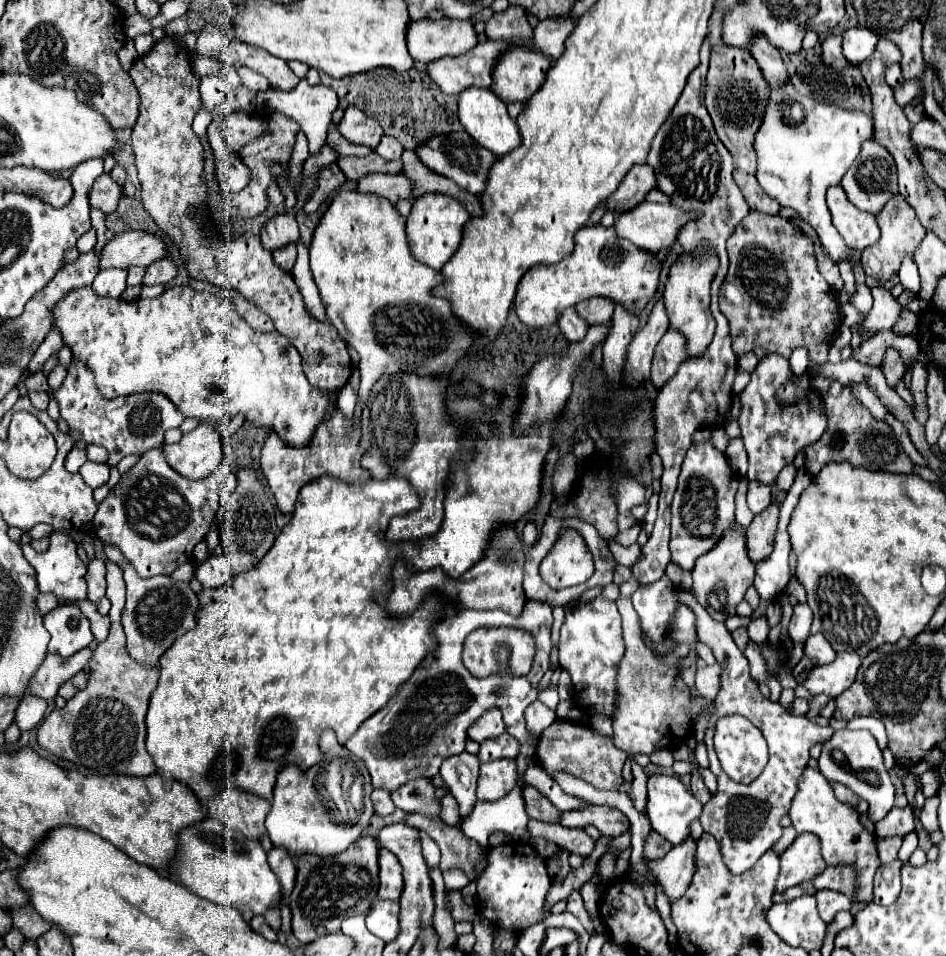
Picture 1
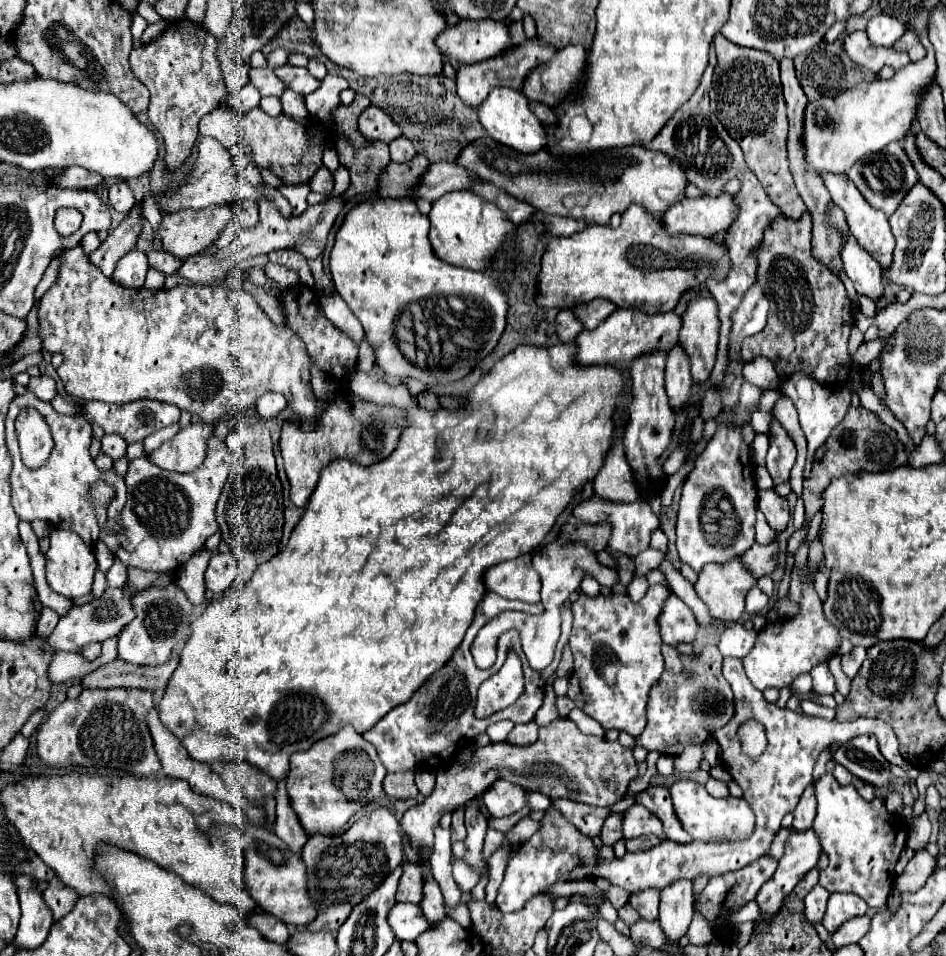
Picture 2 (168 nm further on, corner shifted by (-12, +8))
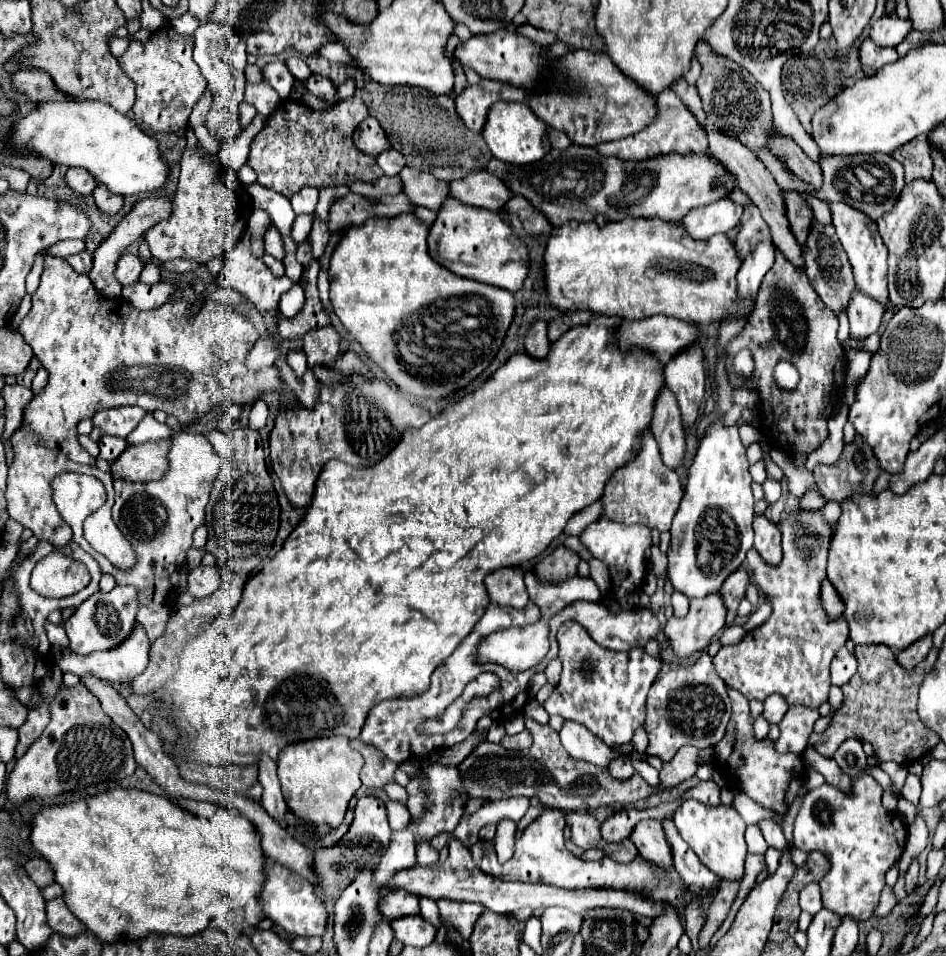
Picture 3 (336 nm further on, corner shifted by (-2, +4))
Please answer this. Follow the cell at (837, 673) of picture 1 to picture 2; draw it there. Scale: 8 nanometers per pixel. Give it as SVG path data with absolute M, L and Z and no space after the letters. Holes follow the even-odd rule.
M854 647L850 653L842 655L842 671L854 679L858 669L862 667L862 661L864 661L864 655L866 655L866 649L864 647Z

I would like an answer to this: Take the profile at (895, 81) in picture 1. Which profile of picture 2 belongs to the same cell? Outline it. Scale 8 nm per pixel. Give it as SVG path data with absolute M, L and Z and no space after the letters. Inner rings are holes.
M864 31L848 33L844 39L844 51L854 63L858 63L860 67L868 67L874 73L878 73L884 65L892 65L898 71L910 63L908 53L898 53L886 47L874 47Z

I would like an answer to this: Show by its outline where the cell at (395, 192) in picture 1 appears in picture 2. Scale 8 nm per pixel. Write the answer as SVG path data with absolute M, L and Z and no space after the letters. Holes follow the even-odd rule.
M432 163L424 179L420 179L420 189L416 189L416 193L420 193L422 199L434 203L444 193L468 189L470 183L476 179L478 177L474 173L456 163Z

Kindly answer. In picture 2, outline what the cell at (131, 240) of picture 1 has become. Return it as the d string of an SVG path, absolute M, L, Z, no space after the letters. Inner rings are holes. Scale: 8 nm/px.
M214 205L214 207L206 207L206 209L198 209L198 211L176 211L176 213L166 213L162 217L160 223L160 241L162 241L162 251L184 259L188 255L198 255L202 253L206 247L210 247L218 233L224 229L226 221L232 219L230 213L230 205Z

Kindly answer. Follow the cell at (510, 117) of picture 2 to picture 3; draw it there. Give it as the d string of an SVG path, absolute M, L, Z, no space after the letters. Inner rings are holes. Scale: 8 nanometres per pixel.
M498 101L492 105L488 113L482 137L488 149L492 151L494 159L500 159L512 165L526 165L526 163L530 165L530 161L540 161L550 151L548 131L550 131L550 125L544 125L544 121L532 113L528 103Z

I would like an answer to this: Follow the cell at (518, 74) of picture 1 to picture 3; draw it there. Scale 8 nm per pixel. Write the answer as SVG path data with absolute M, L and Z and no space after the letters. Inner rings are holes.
M584 49L570 51L566 57L558 59L554 65L554 81L564 81L564 85L554 85L548 91L530 97L530 107L536 117L542 117L550 127L564 131L572 143L596 147L602 141L614 141L630 137L654 121L654 101L644 89L638 89L630 77L626 77L606 53L590 53Z

